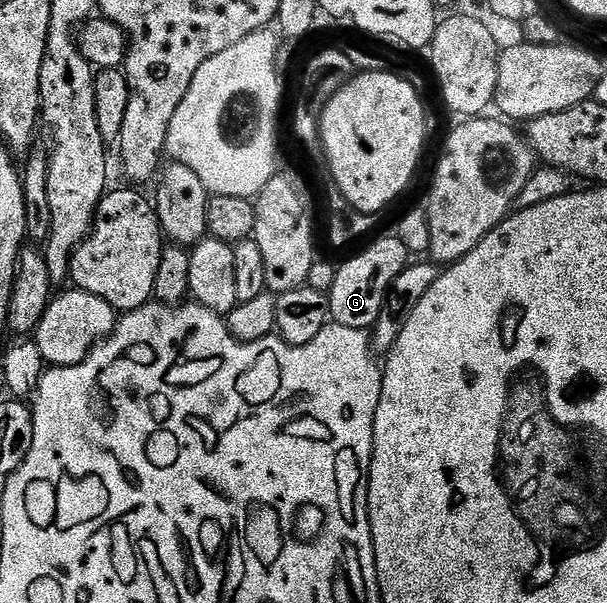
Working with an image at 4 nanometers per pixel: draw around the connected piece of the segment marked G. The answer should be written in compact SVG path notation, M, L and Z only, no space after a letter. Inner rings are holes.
M390 234L383 240L378 240L375 244L367 246L363 252L355 254L351 260L346 260L343 264L337 265L338 273L330 287L330 315L329 319L340 326L352 326L353 328L373 329L376 318L380 318L382 307L386 304L386 296L390 293L392 282L399 274L406 269L408 263L408 253L404 242L398 240L397 235Z

